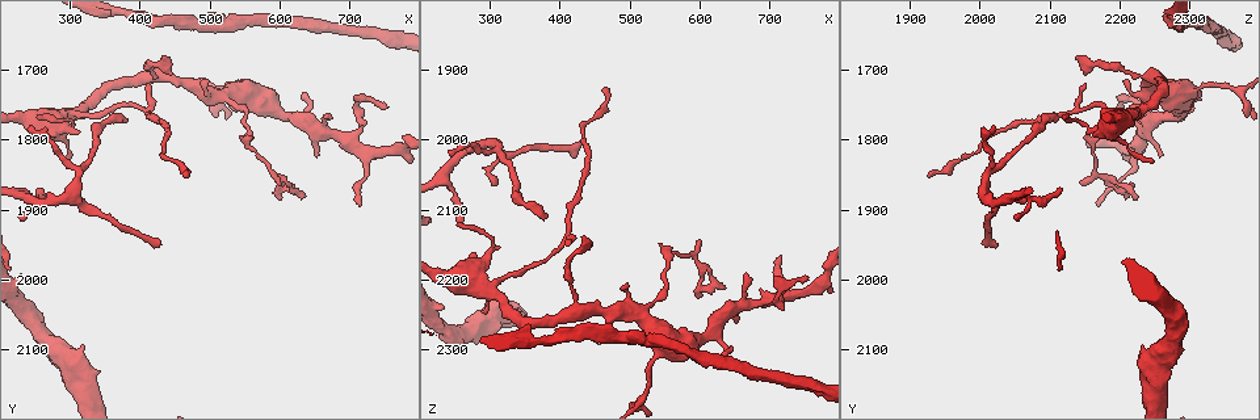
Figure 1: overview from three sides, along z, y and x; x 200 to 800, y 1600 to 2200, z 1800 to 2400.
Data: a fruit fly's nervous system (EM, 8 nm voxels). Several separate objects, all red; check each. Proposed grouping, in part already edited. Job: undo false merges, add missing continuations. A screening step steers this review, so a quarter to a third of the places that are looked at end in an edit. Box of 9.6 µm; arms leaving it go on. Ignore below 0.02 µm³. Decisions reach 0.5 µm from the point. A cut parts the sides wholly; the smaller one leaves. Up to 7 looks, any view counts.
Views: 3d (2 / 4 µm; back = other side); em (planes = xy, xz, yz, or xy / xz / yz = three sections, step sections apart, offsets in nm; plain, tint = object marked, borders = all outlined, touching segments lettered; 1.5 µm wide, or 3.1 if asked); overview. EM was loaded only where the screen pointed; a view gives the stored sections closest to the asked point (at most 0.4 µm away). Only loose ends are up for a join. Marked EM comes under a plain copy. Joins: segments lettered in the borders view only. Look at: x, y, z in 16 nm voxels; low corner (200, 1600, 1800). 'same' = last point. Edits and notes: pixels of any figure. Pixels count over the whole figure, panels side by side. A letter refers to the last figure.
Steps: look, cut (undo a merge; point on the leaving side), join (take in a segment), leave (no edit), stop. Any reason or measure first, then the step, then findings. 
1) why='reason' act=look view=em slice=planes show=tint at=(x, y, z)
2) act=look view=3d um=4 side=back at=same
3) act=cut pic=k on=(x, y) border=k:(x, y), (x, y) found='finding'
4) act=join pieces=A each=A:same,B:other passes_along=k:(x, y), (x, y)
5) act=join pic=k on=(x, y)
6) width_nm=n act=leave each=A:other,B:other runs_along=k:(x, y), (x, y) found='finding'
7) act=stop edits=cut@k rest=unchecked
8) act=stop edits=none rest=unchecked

why='branch stops here' act=look view=3d um=4 at=(500, 1715, 2205)

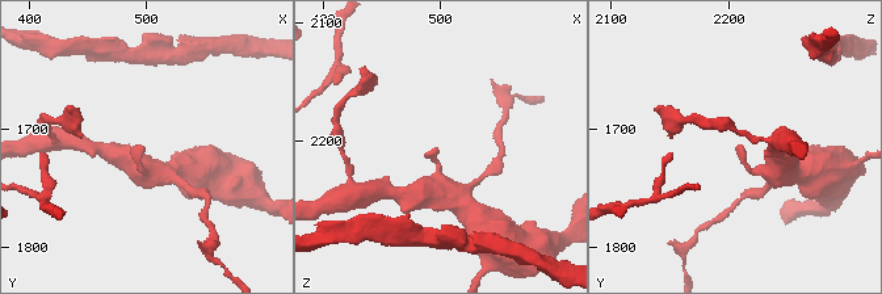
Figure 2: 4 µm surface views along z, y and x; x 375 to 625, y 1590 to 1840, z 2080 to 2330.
why='now the EM' act=look view=em slice=planes show=borders at=(496, 1714, 2208)

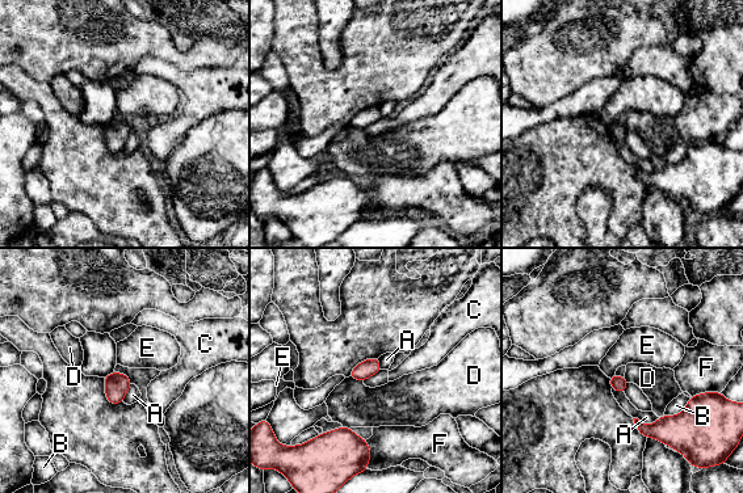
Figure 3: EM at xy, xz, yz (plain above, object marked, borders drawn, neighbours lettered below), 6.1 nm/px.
act=leave each=A:other,B:other,C:other,D:other,E:other,F:other border=3:(615, 373), (609, 378) found='no lettered segment goes on from it'

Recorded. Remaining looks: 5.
why='free end' act=look view=em slice=planes show=borders at=(755, 1755, 2195)

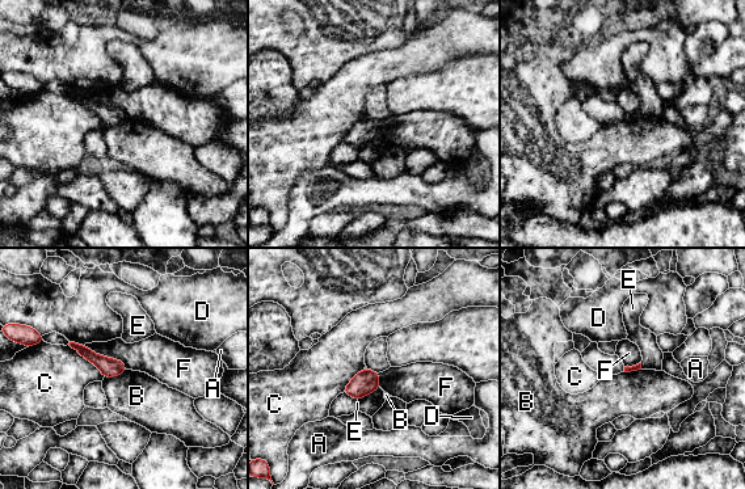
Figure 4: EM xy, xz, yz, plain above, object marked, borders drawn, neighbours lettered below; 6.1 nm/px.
act=leave each=A:other,B:other,C:other,D:other,E:other,F:other runs_along=4:(79, 348), (109, 367), (122, 369) found='no lettered segment goes on from it'

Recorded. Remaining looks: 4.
why='thick end' act=look view=3d um=4 at=(585, 1730, 2305)

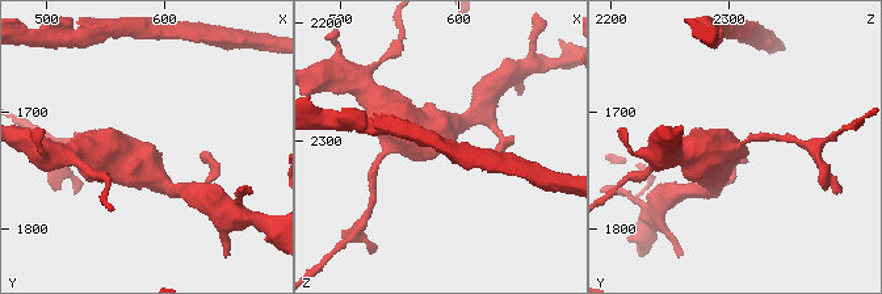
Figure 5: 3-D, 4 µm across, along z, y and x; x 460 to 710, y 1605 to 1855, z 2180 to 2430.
act=look view=em slice=planes show=borders at=(582, 1728, 2306)

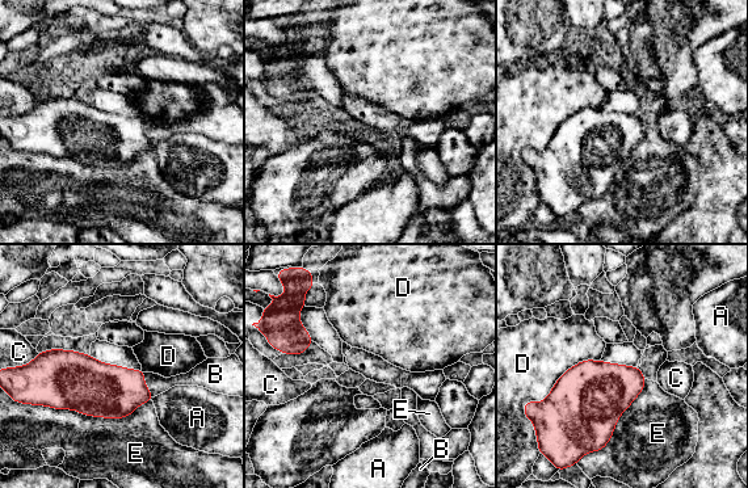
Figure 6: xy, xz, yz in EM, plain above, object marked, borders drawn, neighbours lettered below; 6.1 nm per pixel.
width_nm=320 act=leave each=A:other,B:other,C:other,D:other,E:other border=6:(151, 400), (122, 417), (34, 406) found='none of them fits'

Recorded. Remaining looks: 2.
act=stop edits=none rest=unchecked

